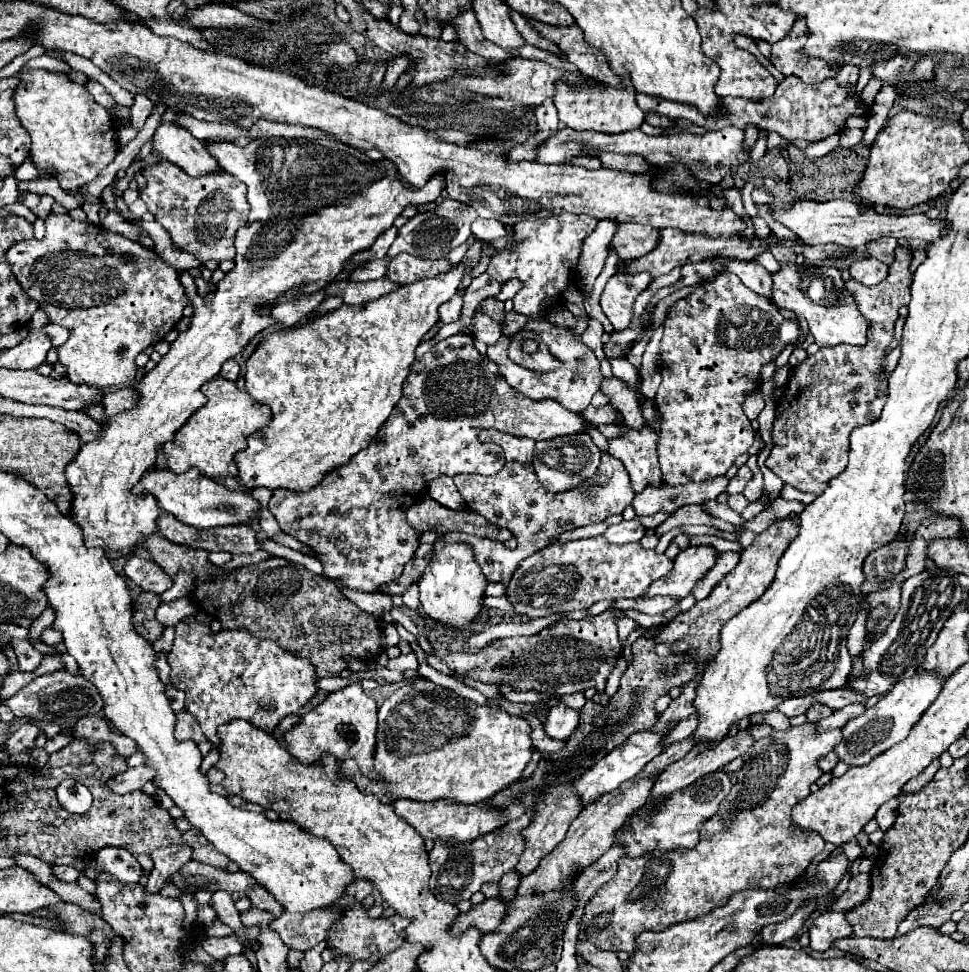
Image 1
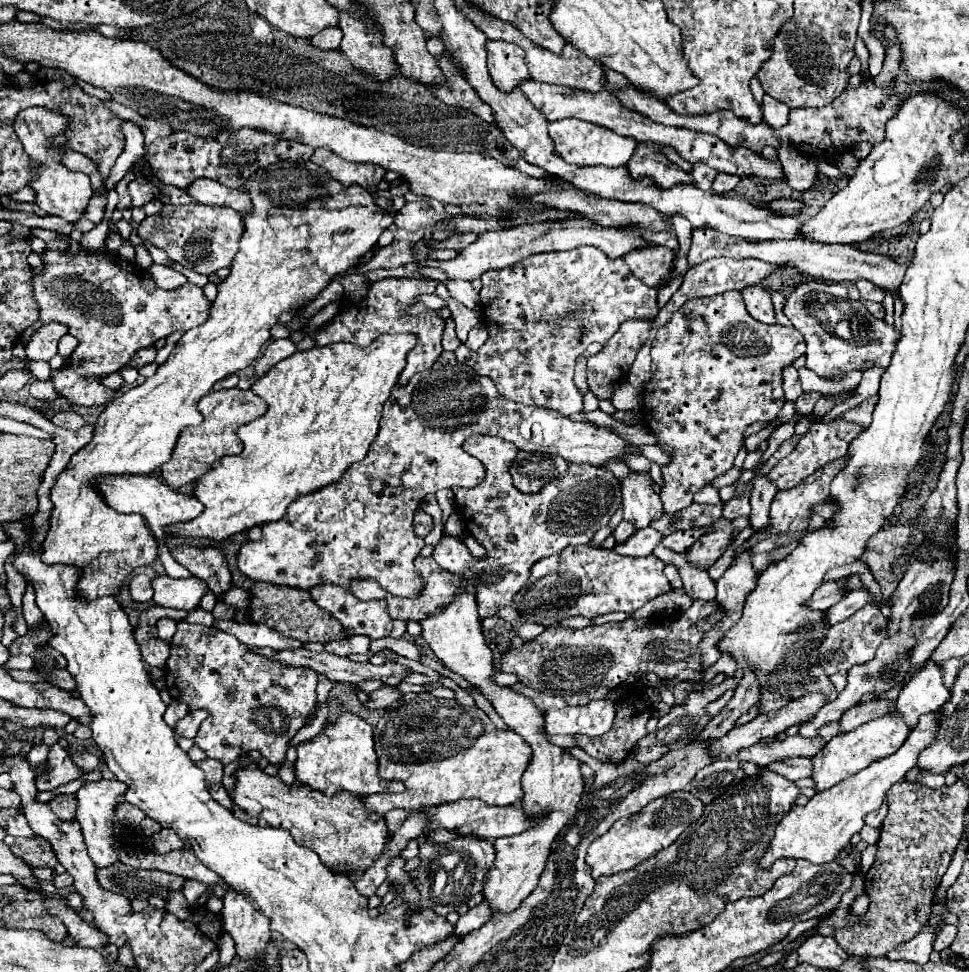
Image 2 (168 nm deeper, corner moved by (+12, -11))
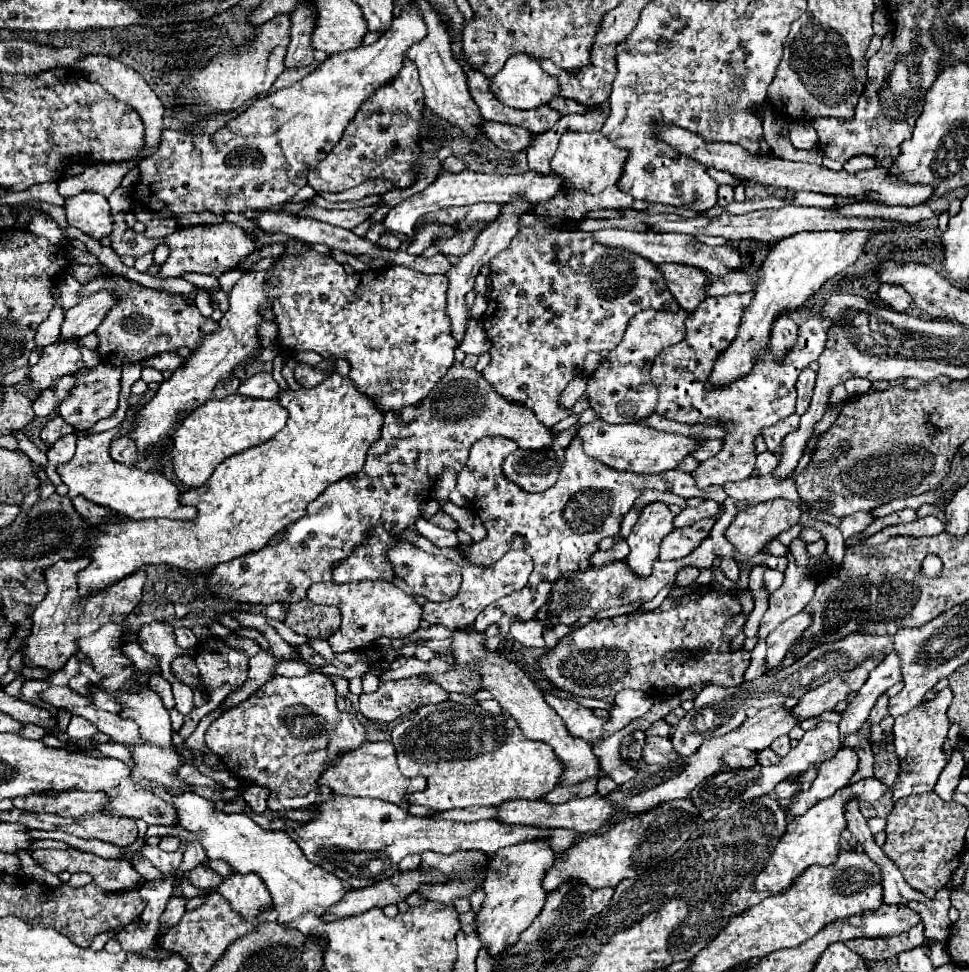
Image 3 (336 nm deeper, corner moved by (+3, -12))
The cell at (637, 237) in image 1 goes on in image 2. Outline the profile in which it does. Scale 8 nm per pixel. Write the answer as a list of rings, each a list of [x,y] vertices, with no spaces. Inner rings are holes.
[[[645,246],[641,250],[631,250],[623,260],[635,278],[643,280],[647,286],[659,288],[673,268],[673,258],[673,250],[665,246]]]

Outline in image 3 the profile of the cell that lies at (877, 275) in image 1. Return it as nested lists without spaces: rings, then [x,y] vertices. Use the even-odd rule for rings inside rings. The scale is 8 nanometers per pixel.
[[[880,285],[878,289],[878,299],[882,303],[886,303],[890,309],[894,311],[906,311],[910,305],[912,305],[912,299],[910,299],[910,293],[904,291],[904,287],[898,287],[898,285]]]

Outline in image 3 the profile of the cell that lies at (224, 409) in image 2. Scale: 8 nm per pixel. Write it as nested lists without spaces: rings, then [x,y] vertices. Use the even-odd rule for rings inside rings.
[[[228,395],[224,399],[210,399],[194,409],[174,433],[172,463],[176,477],[188,487],[200,487],[210,479],[216,465],[226,457],[240,453],[248,447],[272,439],[288,419],[288,411],[276,399],[252,399],[242,395]]]

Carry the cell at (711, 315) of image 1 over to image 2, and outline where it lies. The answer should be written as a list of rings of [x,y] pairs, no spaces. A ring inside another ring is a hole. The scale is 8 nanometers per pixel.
[[[739,290],[685,302],[685,306],[681,306],[657,332],[651,348],[651,380],[643,388],[643,420],[657,436],[661,450],[671,456],[671,462],[661,466],[663,486],[659,498],[665,512],[673,514],[687,508],[697,490],[733,468],[733,460],[743,444],[745,428],[757,420],[771,422],[779,414],[785,402],[781,370],[803,354],[803,336],[793,326],[765,326],[753,320]]]

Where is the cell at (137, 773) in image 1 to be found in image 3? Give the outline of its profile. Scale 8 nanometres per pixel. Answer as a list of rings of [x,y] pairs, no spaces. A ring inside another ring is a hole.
[[[66,791],[58,795],[28,795],[14,799],[14,807],[30,813],[54,813],[54,815],[84,815],[102,811],[108,805],[104,793],[84,793],[84,791]]]

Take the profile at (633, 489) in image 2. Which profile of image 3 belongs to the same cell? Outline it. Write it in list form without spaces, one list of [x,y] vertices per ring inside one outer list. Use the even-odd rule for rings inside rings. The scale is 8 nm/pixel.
[[[650,503],[644,507],[632,533],[626,537],[630,545],[626,565],[630,567],[630,571],[634,571],[634,575],[638,577],[650,575],[652,565],[658,559],[658,547],[662,539],[670,531],[674,531],[672,519],[674,515],[664,503]]]

